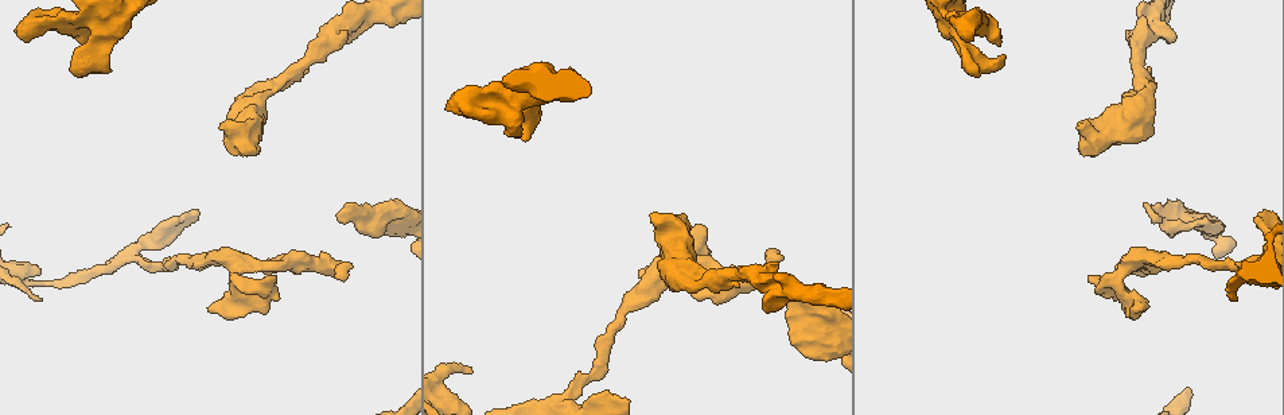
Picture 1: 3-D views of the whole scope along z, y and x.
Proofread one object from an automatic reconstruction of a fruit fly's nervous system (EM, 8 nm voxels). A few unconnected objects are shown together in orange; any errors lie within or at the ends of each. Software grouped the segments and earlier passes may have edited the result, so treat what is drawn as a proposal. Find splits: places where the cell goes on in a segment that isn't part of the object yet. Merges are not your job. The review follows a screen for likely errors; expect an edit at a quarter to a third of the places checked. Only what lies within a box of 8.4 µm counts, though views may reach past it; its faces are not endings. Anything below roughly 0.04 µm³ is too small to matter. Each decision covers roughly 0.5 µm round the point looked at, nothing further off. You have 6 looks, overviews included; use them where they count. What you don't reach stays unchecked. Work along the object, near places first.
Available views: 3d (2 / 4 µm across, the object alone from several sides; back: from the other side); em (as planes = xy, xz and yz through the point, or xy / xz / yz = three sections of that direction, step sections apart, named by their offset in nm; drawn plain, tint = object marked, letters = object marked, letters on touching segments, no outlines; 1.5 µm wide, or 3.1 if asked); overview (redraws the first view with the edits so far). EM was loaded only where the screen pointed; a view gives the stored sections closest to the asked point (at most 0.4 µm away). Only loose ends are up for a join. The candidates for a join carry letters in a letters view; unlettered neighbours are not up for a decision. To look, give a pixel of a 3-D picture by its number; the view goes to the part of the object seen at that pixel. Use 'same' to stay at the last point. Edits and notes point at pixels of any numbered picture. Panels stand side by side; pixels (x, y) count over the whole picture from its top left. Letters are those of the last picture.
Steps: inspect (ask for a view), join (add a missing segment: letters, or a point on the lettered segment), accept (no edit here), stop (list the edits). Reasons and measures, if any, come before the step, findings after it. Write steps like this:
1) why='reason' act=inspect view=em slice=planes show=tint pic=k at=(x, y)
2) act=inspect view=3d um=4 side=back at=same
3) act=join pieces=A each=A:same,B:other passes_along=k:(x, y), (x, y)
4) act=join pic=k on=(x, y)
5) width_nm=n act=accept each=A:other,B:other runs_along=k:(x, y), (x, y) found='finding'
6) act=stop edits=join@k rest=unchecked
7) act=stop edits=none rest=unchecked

why='thick end' act=inspect view=3d um=2 pic=1 at=(519, 136)

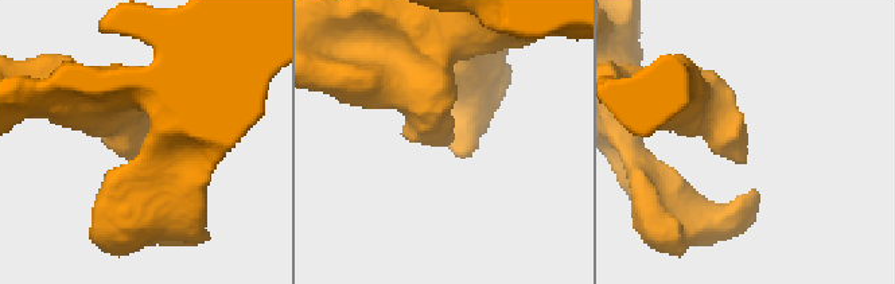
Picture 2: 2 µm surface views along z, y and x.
act=inspect view=em slice=planes show=tint pic=2 at=(439, 139)

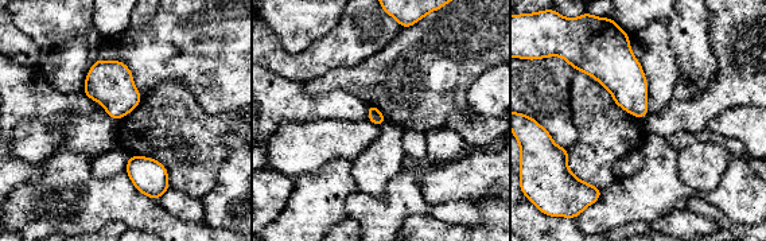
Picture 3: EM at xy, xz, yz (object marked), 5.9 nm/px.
why='what lies round it' act=inspect view=em slice=planes show=letters at=same

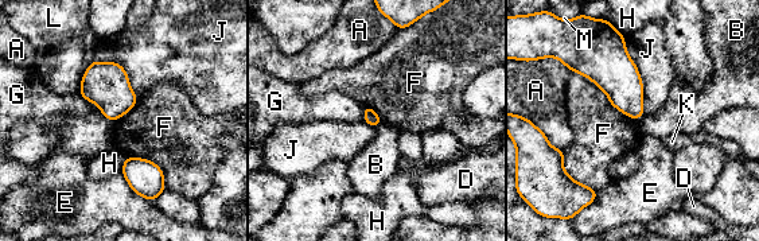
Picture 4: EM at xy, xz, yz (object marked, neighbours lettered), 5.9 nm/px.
longest_contact=F:500nm act=accept each=A:other,B:other,D:other,E:other,F:other,G:other,H:other,J:other,K:other,L:other,M:other found='none of them fits'

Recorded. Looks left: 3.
why='an open end' act=inspect view=3d um=2 pic=1 at=(470, 371)

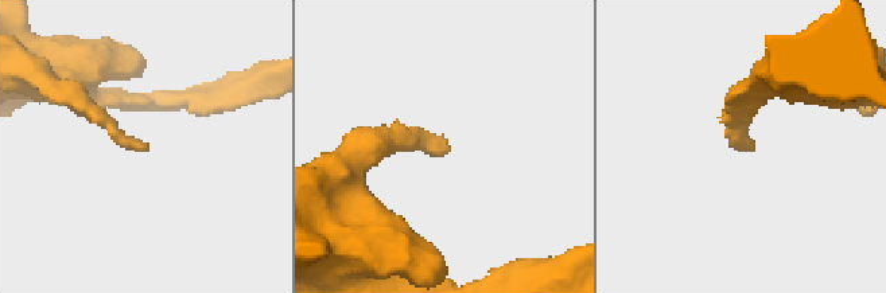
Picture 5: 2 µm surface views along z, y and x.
act=inspect view=em slice=planes show=letters pic=5 at=(747, 151)

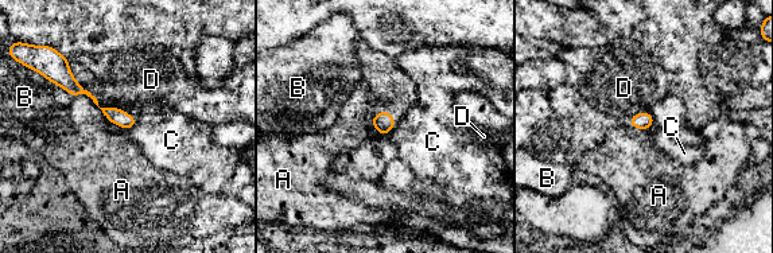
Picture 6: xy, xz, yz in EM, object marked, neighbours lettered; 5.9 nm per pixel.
act=accept each=A:other,B:other,C:other,D:other runs_along=6:(65, 74), (103, 109), (131, 123) found='none of them fits'

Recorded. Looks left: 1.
why='branch stops here' act=inspect view=em slice=planes show=letters pic=1 at=(347, 207)

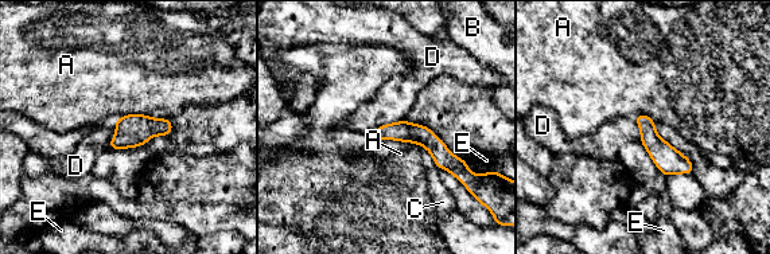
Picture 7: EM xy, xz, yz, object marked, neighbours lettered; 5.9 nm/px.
longest_contact=A:340nm act=accept each=A:other,B:other,C:other,D:other,E:other found='no lettered segment goes on from it'

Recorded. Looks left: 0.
act=stop edits=none rest=unchecked

